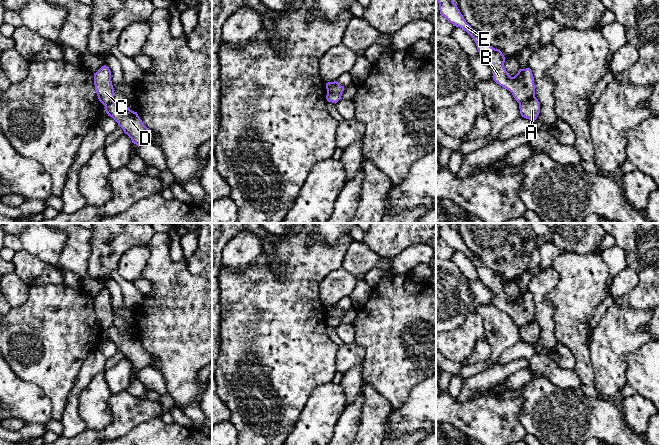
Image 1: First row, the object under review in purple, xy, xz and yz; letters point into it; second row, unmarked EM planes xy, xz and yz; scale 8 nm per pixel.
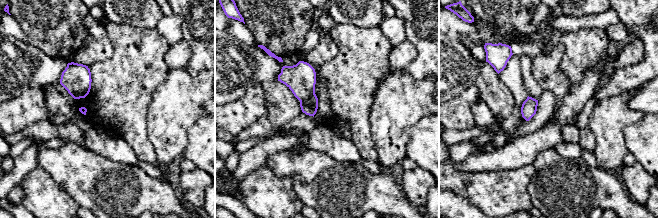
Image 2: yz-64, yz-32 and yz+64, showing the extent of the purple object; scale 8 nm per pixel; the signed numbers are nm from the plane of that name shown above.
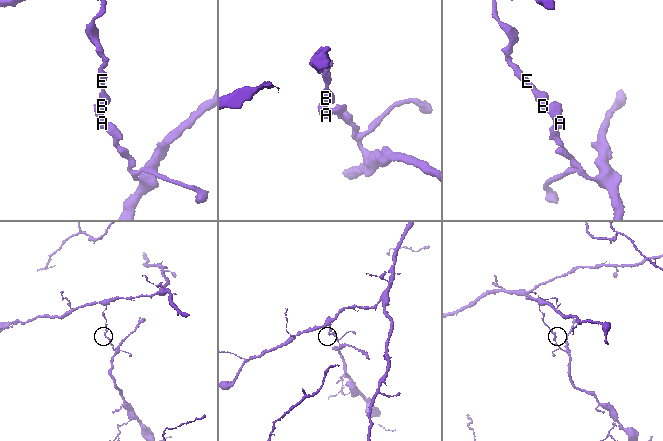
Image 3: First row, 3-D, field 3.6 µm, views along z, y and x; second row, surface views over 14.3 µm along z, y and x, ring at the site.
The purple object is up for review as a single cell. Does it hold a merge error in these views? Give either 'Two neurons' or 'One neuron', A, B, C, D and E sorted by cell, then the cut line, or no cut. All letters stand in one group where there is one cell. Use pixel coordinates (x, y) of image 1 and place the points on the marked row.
Two neurons. Groups: A D / B C E. Split along yz (534, 95), (519, 103)

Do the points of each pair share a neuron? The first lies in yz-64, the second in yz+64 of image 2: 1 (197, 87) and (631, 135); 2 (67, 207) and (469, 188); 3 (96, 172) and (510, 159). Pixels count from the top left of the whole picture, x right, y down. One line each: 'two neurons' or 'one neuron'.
1: two neurons
2: one neuron
3: two neurons

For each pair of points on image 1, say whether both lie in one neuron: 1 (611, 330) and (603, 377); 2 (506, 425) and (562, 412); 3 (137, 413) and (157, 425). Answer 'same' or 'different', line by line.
1: same
2: different
3: different

